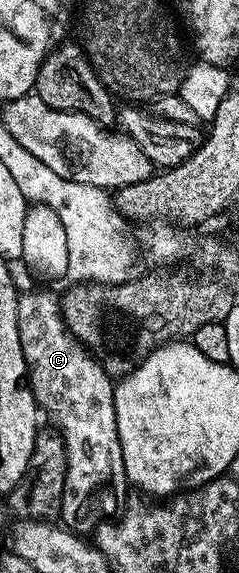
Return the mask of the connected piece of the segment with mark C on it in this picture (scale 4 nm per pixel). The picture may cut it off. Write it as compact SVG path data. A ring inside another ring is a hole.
M47 290L20 293L17 320L21 348L27 361L31 393L35 395L38 409L42 413L44 410L51 417L50 425L61 435L63 450L67 454L65 488L61 500L63 509L61 522L66 529L80 536L87 536L104 522L114 519L124 503L128 501L126 498L129 483L125 472L125 460L121 456L121 440L117 436L113 379L111 375L104 372L102 364L96 360L95 355L90 353L79 339L71 335L58 293L50 294Z

